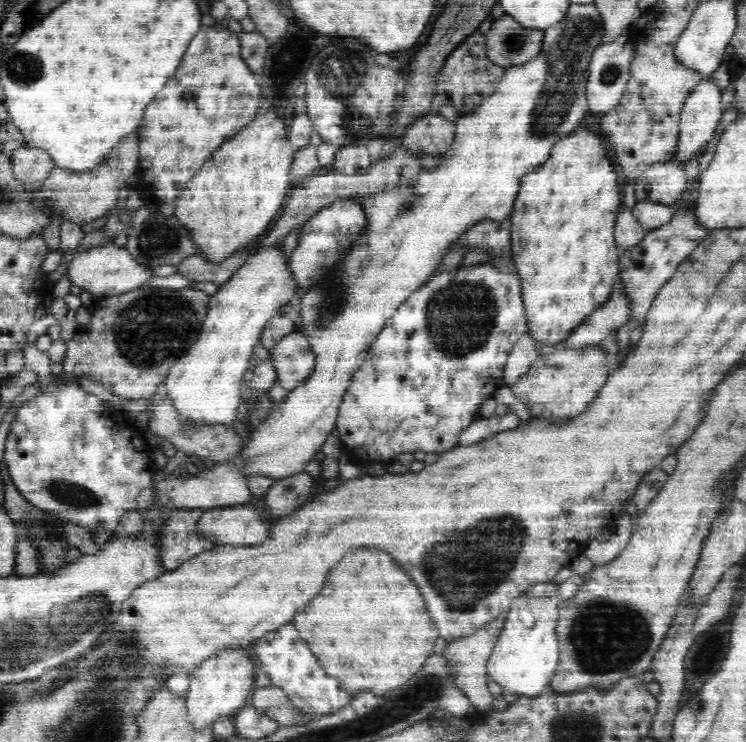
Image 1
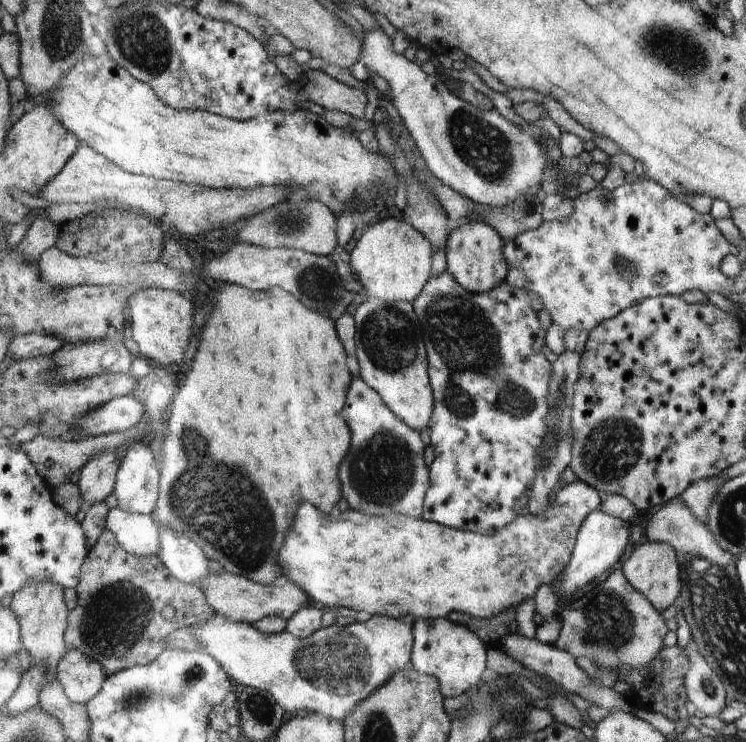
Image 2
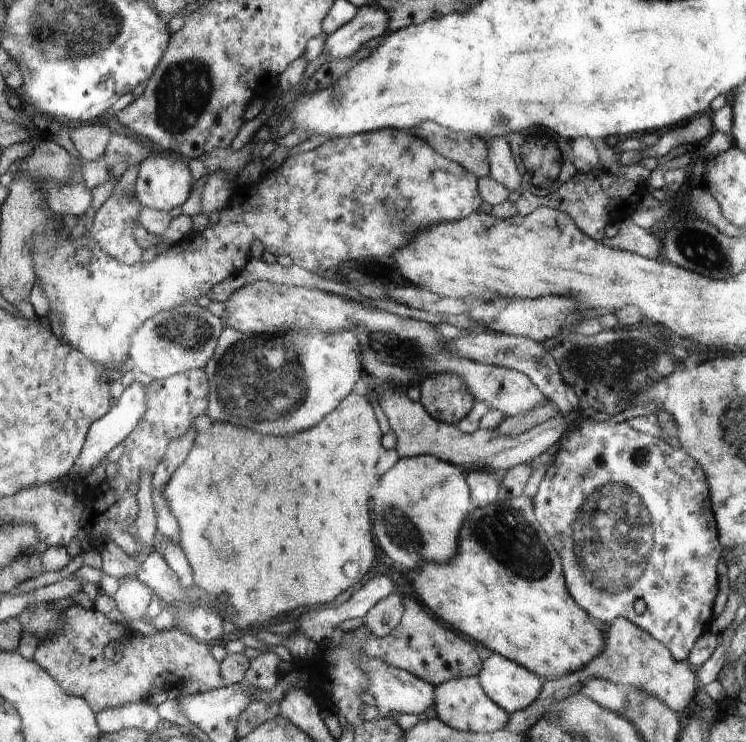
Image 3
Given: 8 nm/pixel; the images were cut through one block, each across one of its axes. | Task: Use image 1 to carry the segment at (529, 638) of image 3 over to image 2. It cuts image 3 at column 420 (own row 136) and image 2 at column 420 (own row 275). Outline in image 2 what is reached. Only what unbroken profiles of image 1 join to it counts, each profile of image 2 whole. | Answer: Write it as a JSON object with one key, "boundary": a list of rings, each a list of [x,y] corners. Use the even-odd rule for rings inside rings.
{"boundary":[[[584,482],[568,484],[556,494],[554,502],[542,514],[526,514],[517,518],[513,525],[494,534],[450,528],[405,514],[370,518],[350,509],[334,518],[306,504],[298,510],[294,534],[290,534],[286,546],[282,546],[280,564],[286,578],[302,587],[312,603],[321,608],[349,608],[371,616],[382,615],[393,619],[404,614],[404,617],[424,620],[447,618],[453,612],[462,612],[474,618],[492,618],[534,595],[542,584],[552,584],[565,570],[585,518],[601,508],[602,500],[598,496],[600,494]]]}

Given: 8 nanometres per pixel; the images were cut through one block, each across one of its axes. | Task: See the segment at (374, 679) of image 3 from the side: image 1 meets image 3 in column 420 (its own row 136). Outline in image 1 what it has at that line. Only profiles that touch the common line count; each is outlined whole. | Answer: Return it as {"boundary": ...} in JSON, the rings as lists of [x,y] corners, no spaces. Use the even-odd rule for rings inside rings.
{"boundary":[[[702,78],[686,97],[681,112],[679,142],[674,154],[677,162],[684,165],[703,152],[702,147],[715,135],[722,113],[722,90],[712,79]]]}

